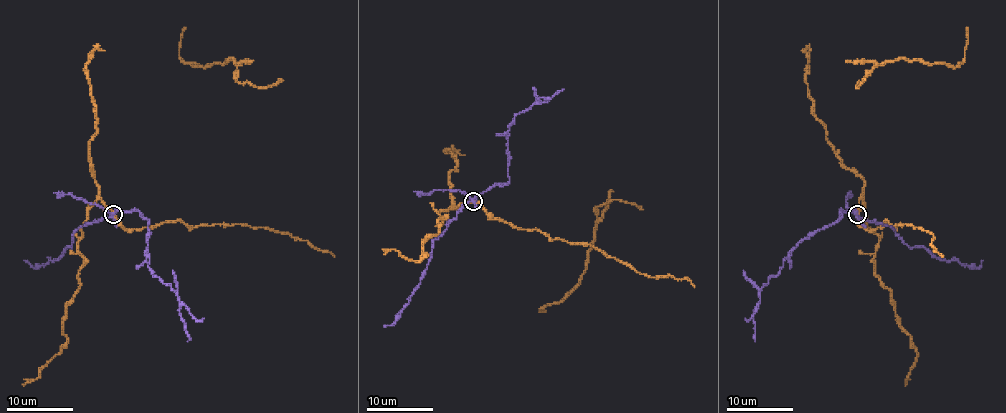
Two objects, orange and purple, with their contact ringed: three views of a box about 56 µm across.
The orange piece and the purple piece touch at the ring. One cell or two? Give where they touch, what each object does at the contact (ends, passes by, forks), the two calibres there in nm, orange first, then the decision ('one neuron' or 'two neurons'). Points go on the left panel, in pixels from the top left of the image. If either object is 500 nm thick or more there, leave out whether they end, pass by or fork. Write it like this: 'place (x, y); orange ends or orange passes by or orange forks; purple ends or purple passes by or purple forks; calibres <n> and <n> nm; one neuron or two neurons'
place (113, 214); orange passes by; purple forks; calibres 170 and 220 nm; two neurons

